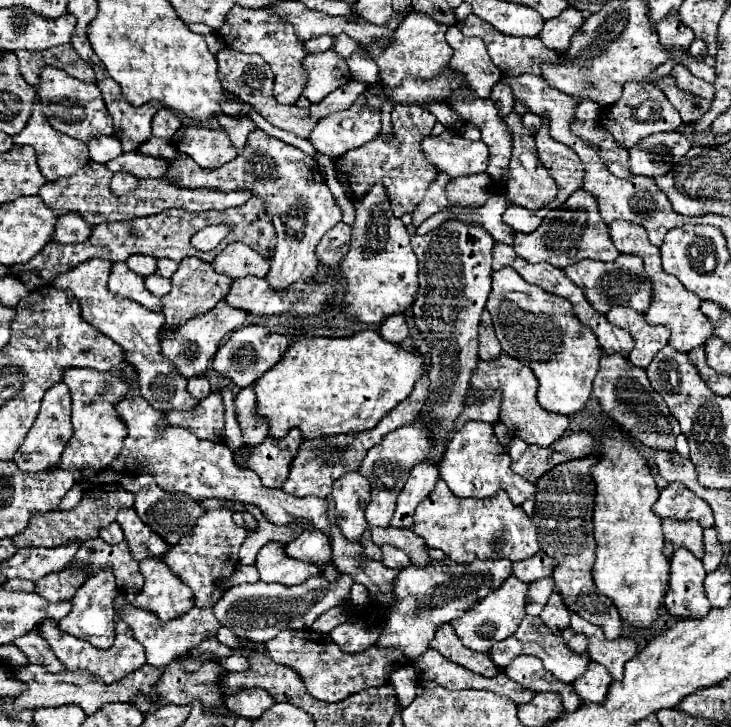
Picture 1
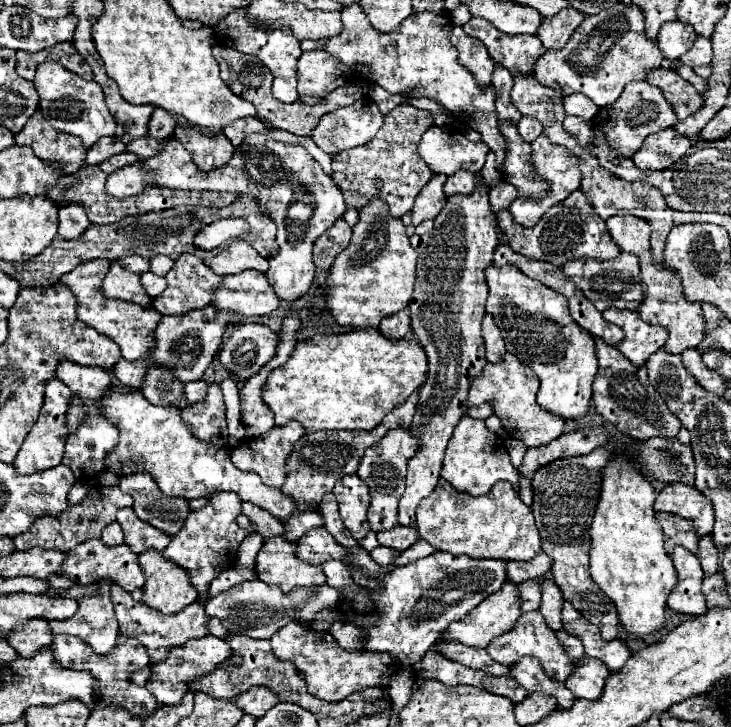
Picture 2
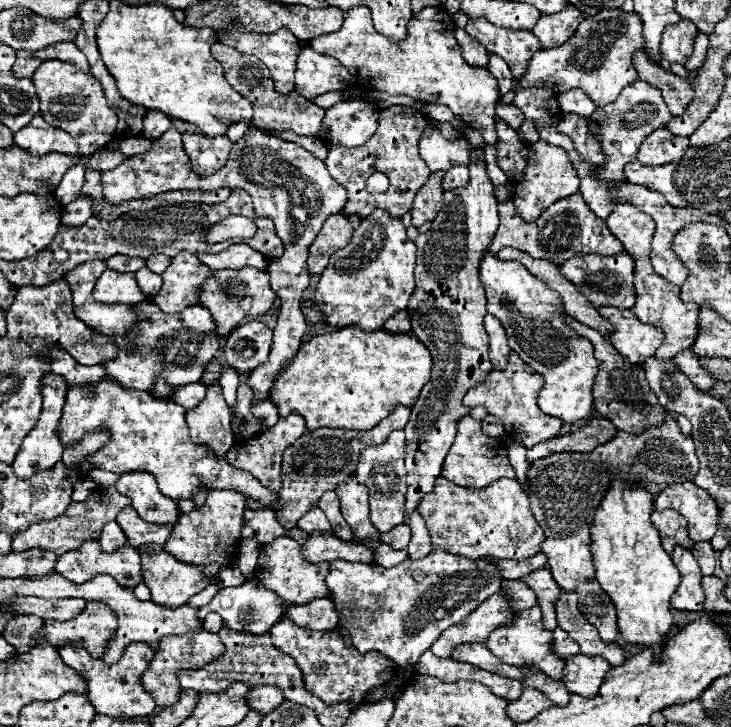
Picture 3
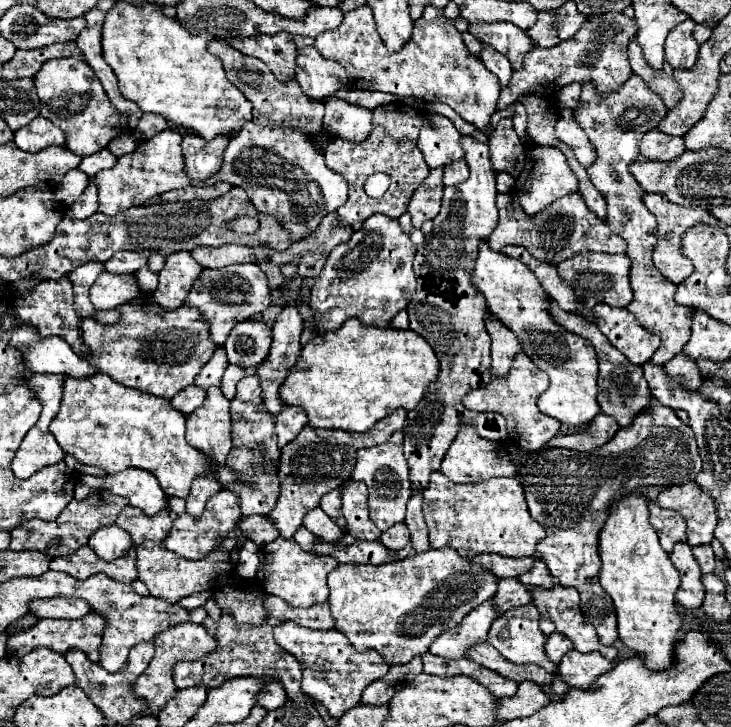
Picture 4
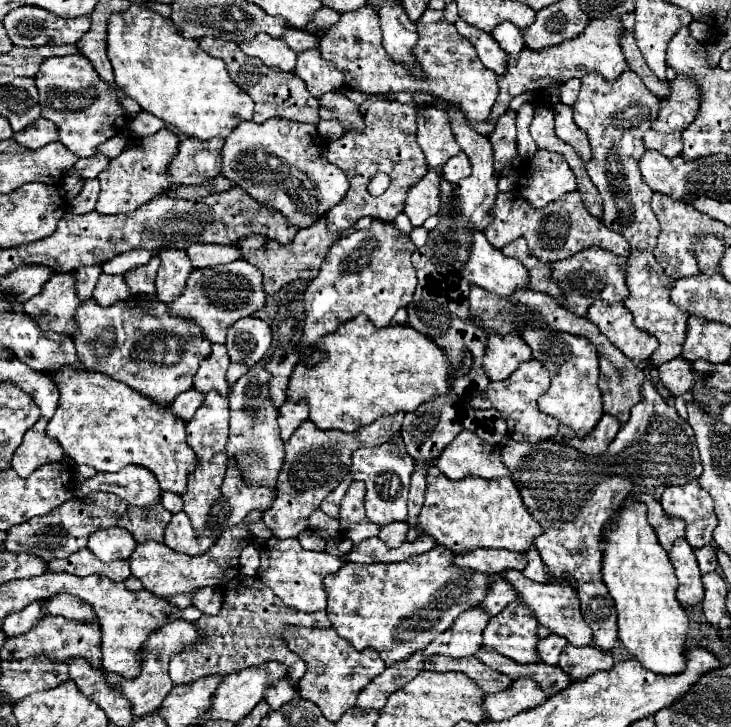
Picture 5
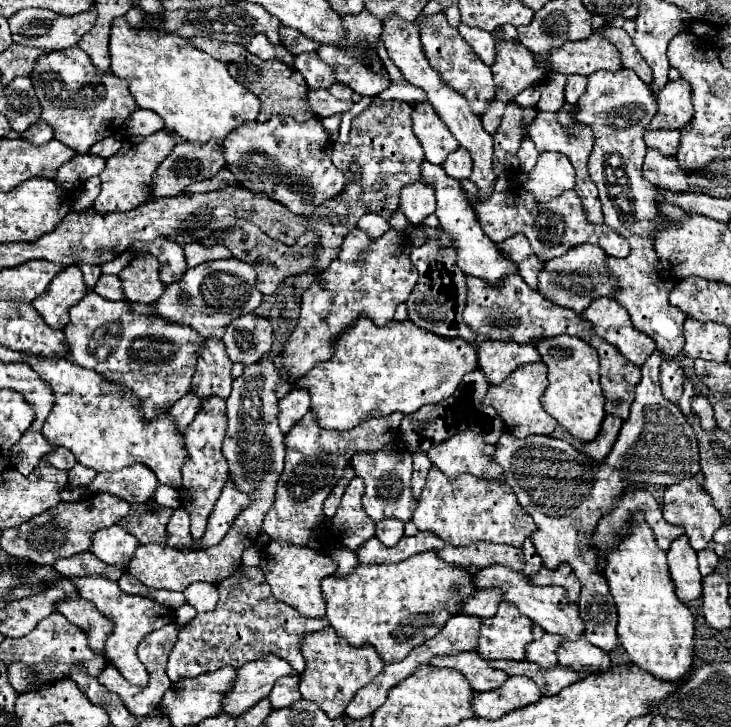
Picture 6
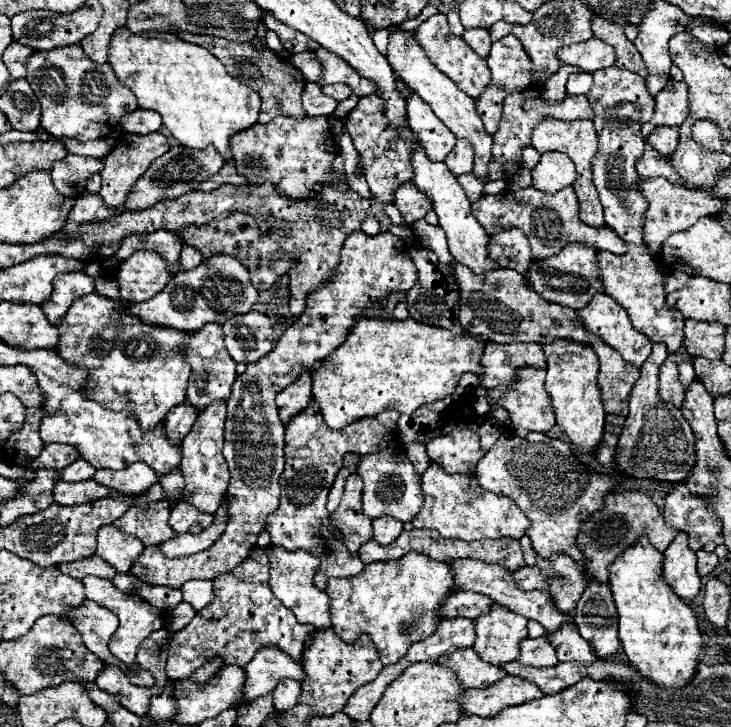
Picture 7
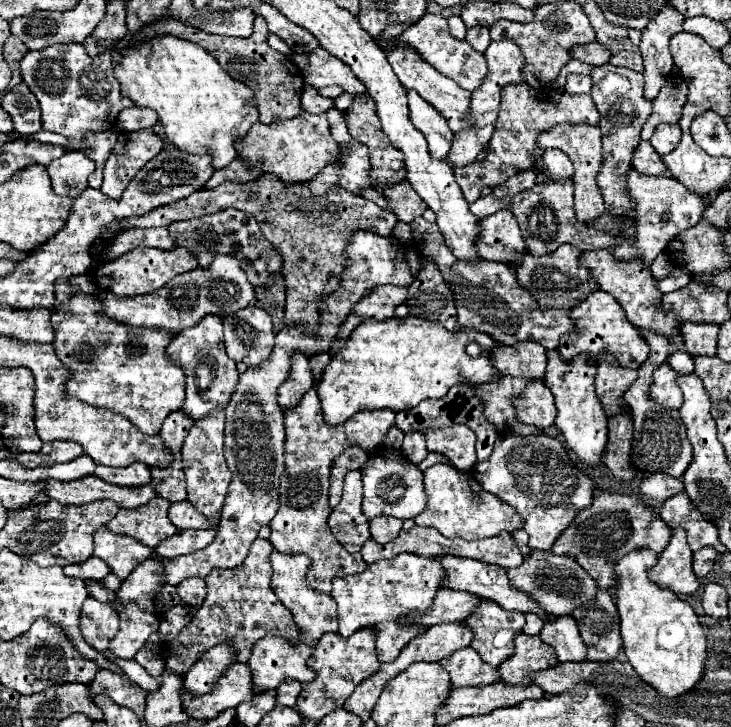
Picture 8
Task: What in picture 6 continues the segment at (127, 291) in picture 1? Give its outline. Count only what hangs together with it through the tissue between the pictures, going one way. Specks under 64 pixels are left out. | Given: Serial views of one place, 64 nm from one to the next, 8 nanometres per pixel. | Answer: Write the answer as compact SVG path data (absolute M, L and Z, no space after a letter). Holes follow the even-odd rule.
M102 274L98 278L98 284L96 284L94 292L98 296L102 296L104 300L112 300L112 302L124 298L124 290L120 288L120 278L112 276L112 274Z

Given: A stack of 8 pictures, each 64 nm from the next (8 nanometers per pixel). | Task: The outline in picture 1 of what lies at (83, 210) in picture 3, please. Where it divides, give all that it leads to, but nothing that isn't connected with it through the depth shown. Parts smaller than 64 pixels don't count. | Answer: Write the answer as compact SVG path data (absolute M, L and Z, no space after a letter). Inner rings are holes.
M70 212L58 218L52 240L58 244L76 244L76 242L86 242L90 234L92 234L92 226L84 222L80 214Z

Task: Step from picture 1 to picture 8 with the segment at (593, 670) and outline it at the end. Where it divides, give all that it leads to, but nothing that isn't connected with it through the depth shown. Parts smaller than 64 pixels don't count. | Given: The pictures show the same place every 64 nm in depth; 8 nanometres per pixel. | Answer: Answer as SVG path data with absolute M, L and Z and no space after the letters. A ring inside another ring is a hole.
M558 616L544 624L540 638L556 650L560 662L582 662L586 660L586 644L578 634L576 620L572 616Z

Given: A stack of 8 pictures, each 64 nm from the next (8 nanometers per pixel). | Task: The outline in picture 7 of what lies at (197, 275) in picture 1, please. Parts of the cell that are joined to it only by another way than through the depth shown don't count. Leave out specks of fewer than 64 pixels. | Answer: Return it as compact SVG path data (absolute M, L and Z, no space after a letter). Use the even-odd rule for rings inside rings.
M156 232L156 234L130 236L128 240L124 238L124 242L116 254L120 256L120 260L126 260L136 250L154 250L170 264L168 272L178 274L180 272L180 248L182 248L182 242L178 236L174 236L170 232Z

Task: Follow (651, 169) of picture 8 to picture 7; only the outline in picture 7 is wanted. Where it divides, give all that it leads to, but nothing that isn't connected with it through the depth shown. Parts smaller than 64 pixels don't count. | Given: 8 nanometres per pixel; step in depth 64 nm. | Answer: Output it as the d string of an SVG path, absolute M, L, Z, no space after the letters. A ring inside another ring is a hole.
M646 144L646 150L644 150L644 156L638 160L636 168L638 168L640 176L664 176L666 180L672 180L672 184L684 184L680 180L678 172L674 172L674 168L668 164L668 158L660 156L648 144Z

